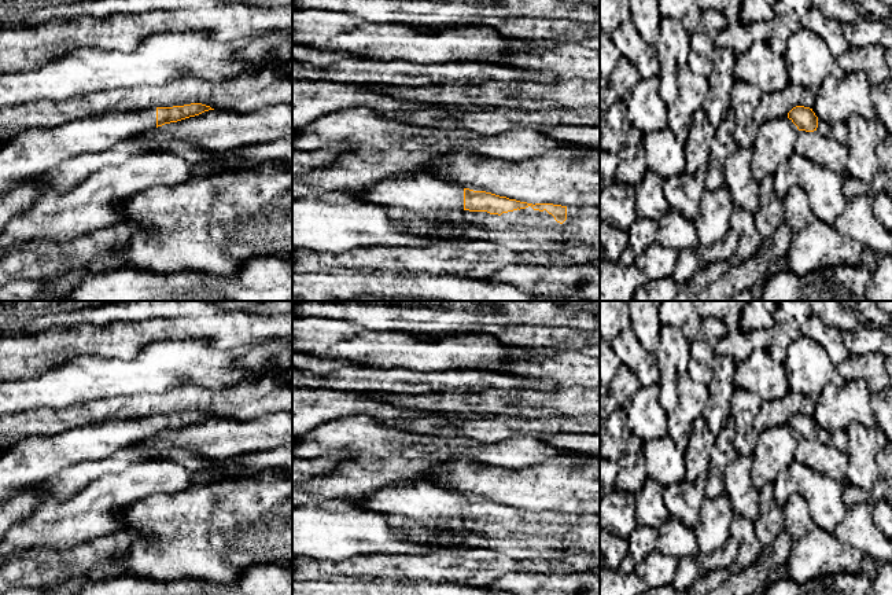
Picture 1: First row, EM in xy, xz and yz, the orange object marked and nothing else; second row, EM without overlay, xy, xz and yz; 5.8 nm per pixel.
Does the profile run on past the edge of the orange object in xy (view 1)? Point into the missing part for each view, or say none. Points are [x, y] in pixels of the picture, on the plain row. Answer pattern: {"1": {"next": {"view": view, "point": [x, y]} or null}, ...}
{"1": {"next": {"view": "xy", "point": [28, 463]}}}

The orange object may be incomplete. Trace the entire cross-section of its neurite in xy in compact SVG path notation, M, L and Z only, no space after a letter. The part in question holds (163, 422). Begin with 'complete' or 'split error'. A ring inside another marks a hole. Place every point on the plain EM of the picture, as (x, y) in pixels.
split error | M191 411L173 415L152 415L139 419L108 420L91 423L74 429L69 434L55 437L29 437L16 442L0 453L0 503L7 502L23 489L32 489L48 477L62 471L69 463L80 460L100 460L134 445L136 442L152 438L165 431L177 430L204 419L214 418L202 411Z

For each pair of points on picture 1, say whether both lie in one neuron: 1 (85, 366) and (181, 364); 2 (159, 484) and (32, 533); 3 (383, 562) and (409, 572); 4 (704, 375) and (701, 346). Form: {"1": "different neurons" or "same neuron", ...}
{"1": "same neuron", "2": "same neuron", "3": "same neuron", "4": "same neuron"}

